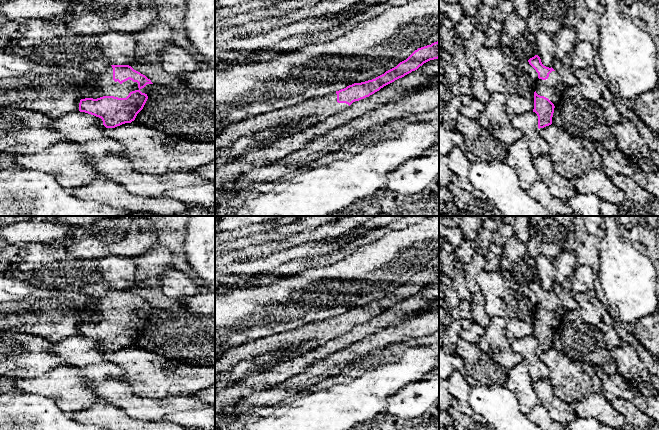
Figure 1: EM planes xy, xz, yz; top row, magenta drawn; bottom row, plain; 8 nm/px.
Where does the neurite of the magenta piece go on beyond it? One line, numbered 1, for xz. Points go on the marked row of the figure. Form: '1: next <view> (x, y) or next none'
1: next xz (309, 112)

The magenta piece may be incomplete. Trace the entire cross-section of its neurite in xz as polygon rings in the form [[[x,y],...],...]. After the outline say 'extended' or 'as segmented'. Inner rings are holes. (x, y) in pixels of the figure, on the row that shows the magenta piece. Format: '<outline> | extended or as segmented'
[[[439,40],[437,42],[432,43],[431,45],[418,48],[406,60],[400,62],[396,67],[386,71],[384,74],[376,77],[375,79],[361,83],[354,83],[339,91],[317,97],[311,97],[309,99],[302,100],[288,107],[273,110],[271,112],[271,125],[266,126],[261,130],[277,127],[282,128],[281,131],[275,137],[268,140],[267,143],[270,143],[279,137],[290,136],[296,132],[320,124],[324,122],[328,117],[345,110],[353,102],[369,97],[370,95],[379,91],[384,86],[394,82],[399,78],[404,77],[405,75],[411,73],[412,71],[417,70],[424,63],[438,58]]] | extended

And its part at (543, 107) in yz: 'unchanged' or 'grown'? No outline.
grown

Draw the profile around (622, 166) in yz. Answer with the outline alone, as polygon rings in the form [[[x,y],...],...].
[[[597,143],[596,149],[602,157],[602,169],[606,172],[615,172],[630,177],[633,167],[629,163],[629,157],[617,147],[612,150],[605,149],[602,144]]]

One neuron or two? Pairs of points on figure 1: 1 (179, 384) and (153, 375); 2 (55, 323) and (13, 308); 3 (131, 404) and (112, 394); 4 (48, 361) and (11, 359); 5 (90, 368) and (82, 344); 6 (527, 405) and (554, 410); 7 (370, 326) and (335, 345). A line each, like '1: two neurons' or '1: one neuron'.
1: one neuron
2: one neuron
3: one neuron
4: one neuron
5: one neuron
6: two neurons
7: one neuron

